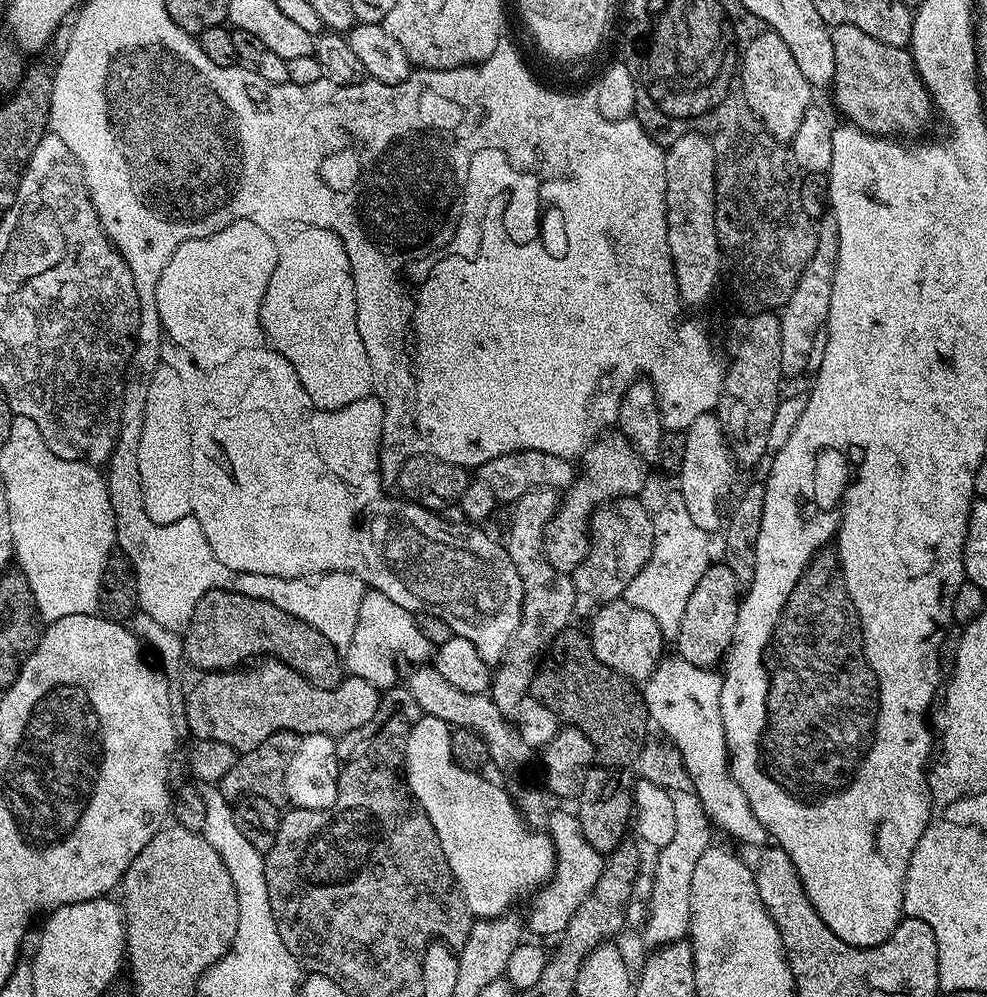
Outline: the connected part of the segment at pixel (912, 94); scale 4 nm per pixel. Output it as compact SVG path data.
M837 24L830 32L830 55L832 57L832 83L830 85L830 93L836 99L836 108L841 112L843 119L847 123L852 124L855 128L860 128L870 136L887 136L889 138L912 138L920 132L928 124L928 119L934 116L932 106L932 96L926 90L926 86L922 82L922 78L918 74L918 70L912 61L912 54L908 48L899 48L898 46L890 46L886 42L878 42L878 38L870 38L870 34L866 34L862 30L858 30L858 26L846 26L845 24Z

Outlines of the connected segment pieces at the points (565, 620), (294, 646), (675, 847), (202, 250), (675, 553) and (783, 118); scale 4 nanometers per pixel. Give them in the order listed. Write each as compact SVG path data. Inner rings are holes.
M530 488L522 498L511 505L512 517L508 520L506 551L518 578L522 578L522 614L518 630L504 651L504 658L495 665L490 695L494 706L511 717L518 710L518 702L529 695L532 680L538 671L538 661L558 633L565 631L572 620L578 597L569 573L554 570L544 553L544 529L547 528L558 507L558 492L554 488ZM537 659L537 660L536 660Z
M221 588L202 594L199 602L192 607L192 616L182 632L184 642L183 659L194 667L205 672L226 672L235 670L257 658L275 658L288 664L299 675L304 676L316 688L333 688L345 679L346 672L342 667L341 653L314 626L306 621L294 618L294 614L286 614L286 610L278 610L278 606L270 606L270 602L262 602L258 598L250 598L246 594L227 592Z
M673 791L672 801L674 838L670 838L670 842L666 842L666 846L655 853L656 868L651 869L652 897L648 903L648 922L642 929L642 935L652 943L652 946L672 944L689 935L692 926L690 882L694 879L694 866L698 866L698 858L702 858L702 854L710 847L711 840L708 839L714 831L695 792Z
M248 220L236 226L228 225L210 237L180 243L162 270L155 288L162 329L172 333L185 348L191 349L199 364L220 364L220 360L228 360L236 348L252 344L252 340L259 336L256 332L256 315L260 313L262 298L276 265L277 247L273 239L268 234L262 234L256 226L248 224Z
M672 490L660 508L653 513L652 525L654 526L654 542L652 543L651 556L646 566L638 572L631 580L624 595L628 604L637 606L646 614L650 614L656 622L658 628L662 630L665 641L674 642L678 636L678 629L681 626L683 611L686 610L686 601L690 594L694 592L694 587L698 584L702 574L708 569L710 557L708 557L709 533L704 528L695 525L692 521L684 498L679 490Z
M762 30L743 51L738 81L750 110L764 123L766 130L775 140L791 142L794 138L794 130L798 130L798 122L802 122L806 110L813 107L814 86L806 78L806 74L802 74L800 60L794 54L790 54L790 46L786 46L786 42L782 42L782 38L778 38L776 32Z

